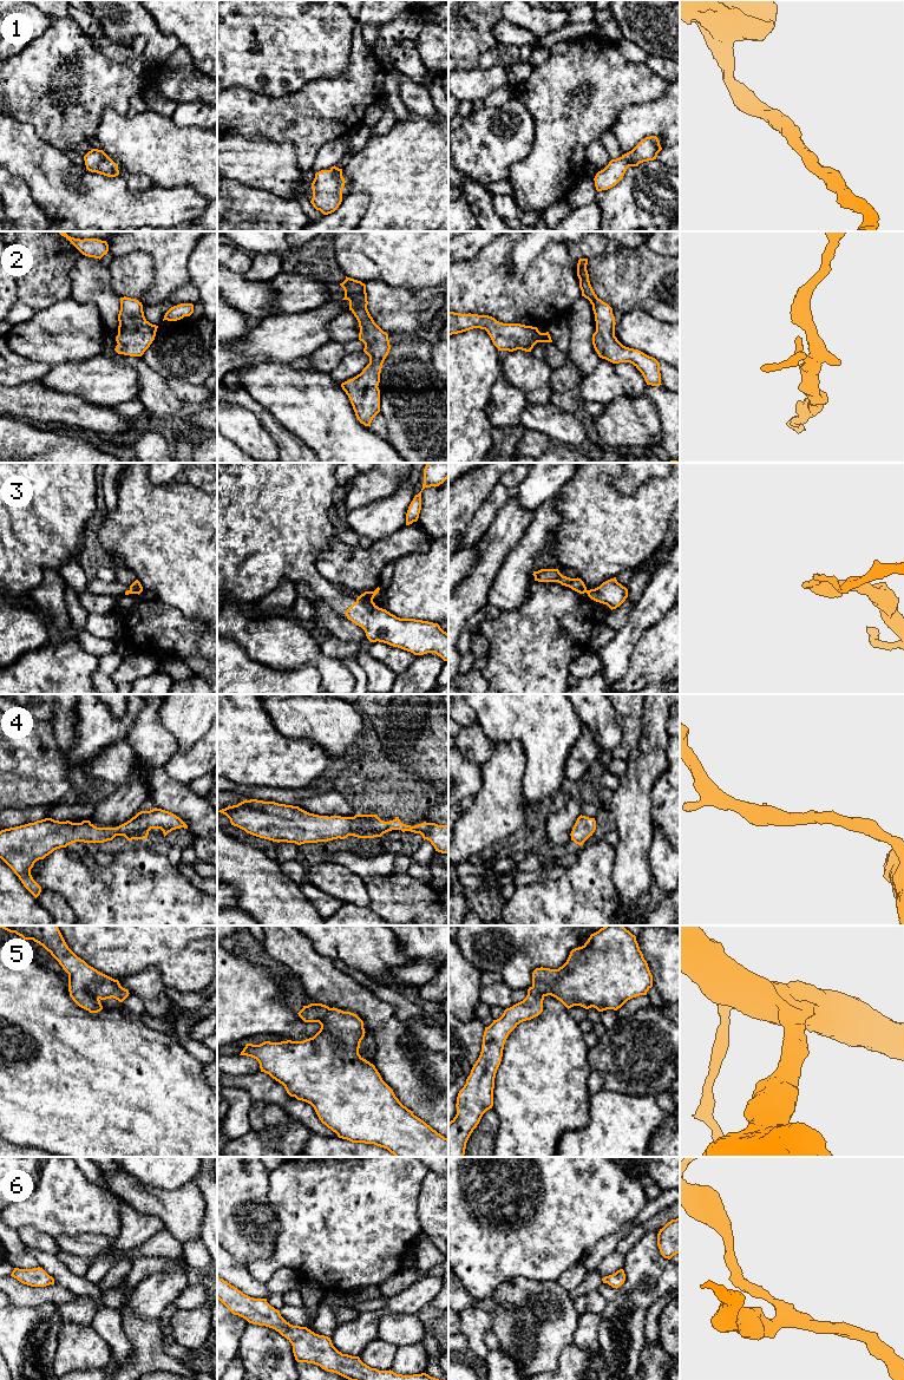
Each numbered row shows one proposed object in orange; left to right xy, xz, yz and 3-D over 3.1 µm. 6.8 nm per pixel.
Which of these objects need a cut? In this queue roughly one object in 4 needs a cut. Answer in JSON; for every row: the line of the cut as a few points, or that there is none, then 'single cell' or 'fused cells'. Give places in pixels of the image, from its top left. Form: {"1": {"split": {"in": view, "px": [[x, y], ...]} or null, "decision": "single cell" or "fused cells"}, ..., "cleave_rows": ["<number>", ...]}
{"1": {"split": null, "decision": "single cell"}, "2": {"split": null, "decision": "single cell"}, "3": {"split": {"in": "xz", "px": [[359, 596], [372, 601]]}, "decision": "fused cells"}, "4": {"split": null, "decision": "single cell"}, "5": {"split": null, "decision": "single cell"}, "6": {"split": null, "decision": "single cell"}, "cleave_rows": ["3"]}

